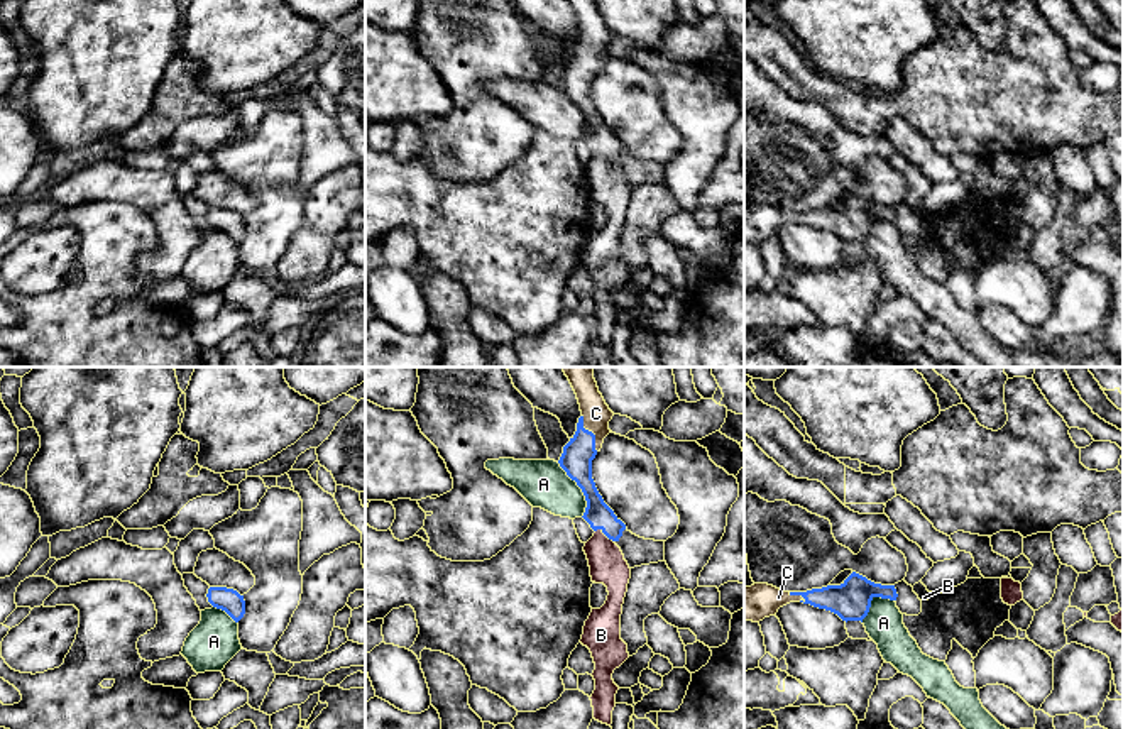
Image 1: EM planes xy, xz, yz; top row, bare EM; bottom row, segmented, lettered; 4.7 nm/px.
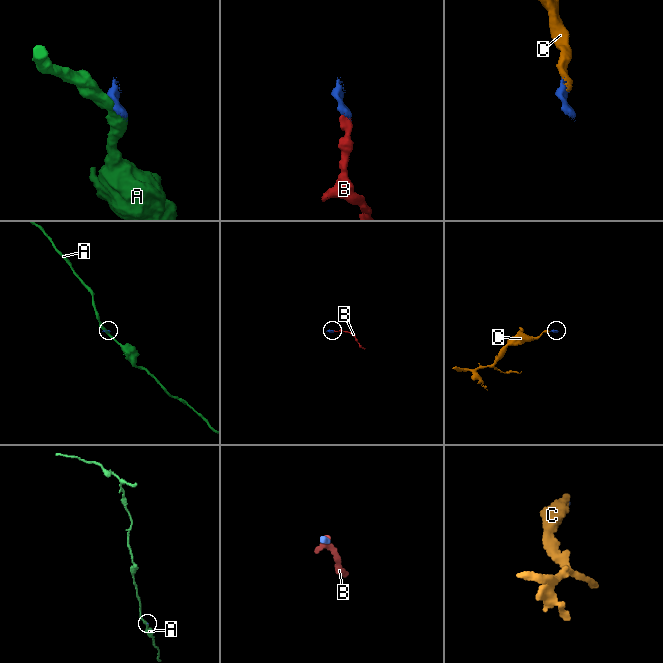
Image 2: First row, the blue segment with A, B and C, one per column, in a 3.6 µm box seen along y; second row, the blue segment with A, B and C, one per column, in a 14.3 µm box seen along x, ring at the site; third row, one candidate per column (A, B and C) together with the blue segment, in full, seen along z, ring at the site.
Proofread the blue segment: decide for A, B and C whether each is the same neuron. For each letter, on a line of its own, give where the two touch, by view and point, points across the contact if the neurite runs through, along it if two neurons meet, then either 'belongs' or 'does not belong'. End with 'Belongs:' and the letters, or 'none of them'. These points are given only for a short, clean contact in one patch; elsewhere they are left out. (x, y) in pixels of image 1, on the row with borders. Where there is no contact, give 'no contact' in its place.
A: xz (580, 487) | along xz (557, 462), (584, 496), (586, 511), (582, 516) | does not belong
B: xz (604, 533) | across xz (597, 513), (604, 523), (604, 533), (606, 560) | belongs
C: xz (591, 432) | across xz (579, 452), (591, 432), (596, 413) | belongs
Belongs: B, C

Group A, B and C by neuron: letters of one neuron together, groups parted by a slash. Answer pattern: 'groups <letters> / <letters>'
groups A / B C

